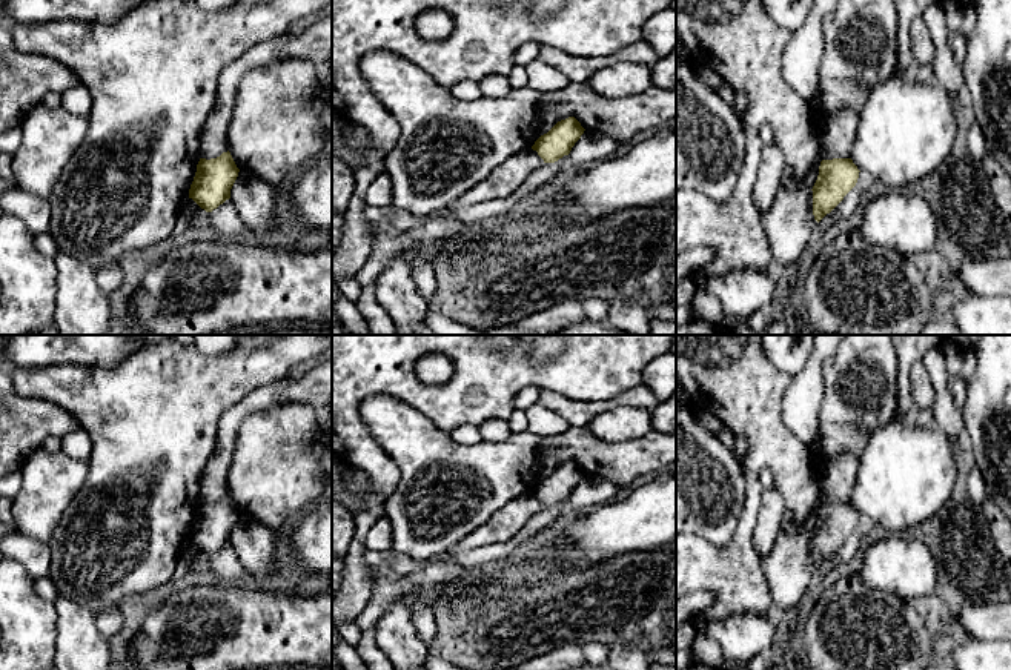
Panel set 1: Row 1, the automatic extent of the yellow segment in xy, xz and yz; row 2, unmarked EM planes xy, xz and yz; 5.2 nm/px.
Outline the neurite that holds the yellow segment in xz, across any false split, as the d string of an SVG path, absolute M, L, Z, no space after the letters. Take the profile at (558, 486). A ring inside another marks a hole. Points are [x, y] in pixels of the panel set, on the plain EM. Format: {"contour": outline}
{"contour": "M568 461L558 466L547 478L541 479L532 493L538 496L544 507L555 507L570 498L584 475L585 473L575 461Z"}

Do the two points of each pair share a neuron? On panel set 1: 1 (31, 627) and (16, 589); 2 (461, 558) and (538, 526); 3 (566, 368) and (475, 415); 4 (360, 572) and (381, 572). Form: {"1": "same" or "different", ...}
{"1": "same", "2": "same", "3": "same", "4": "different"}

